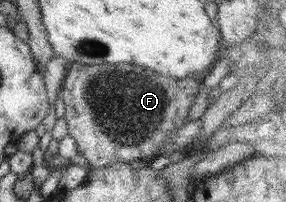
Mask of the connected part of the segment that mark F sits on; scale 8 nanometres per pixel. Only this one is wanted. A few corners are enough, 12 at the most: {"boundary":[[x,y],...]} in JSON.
{"boundary":[[68,65],[64,119],[92,167],[158,159],[202,80]]}

